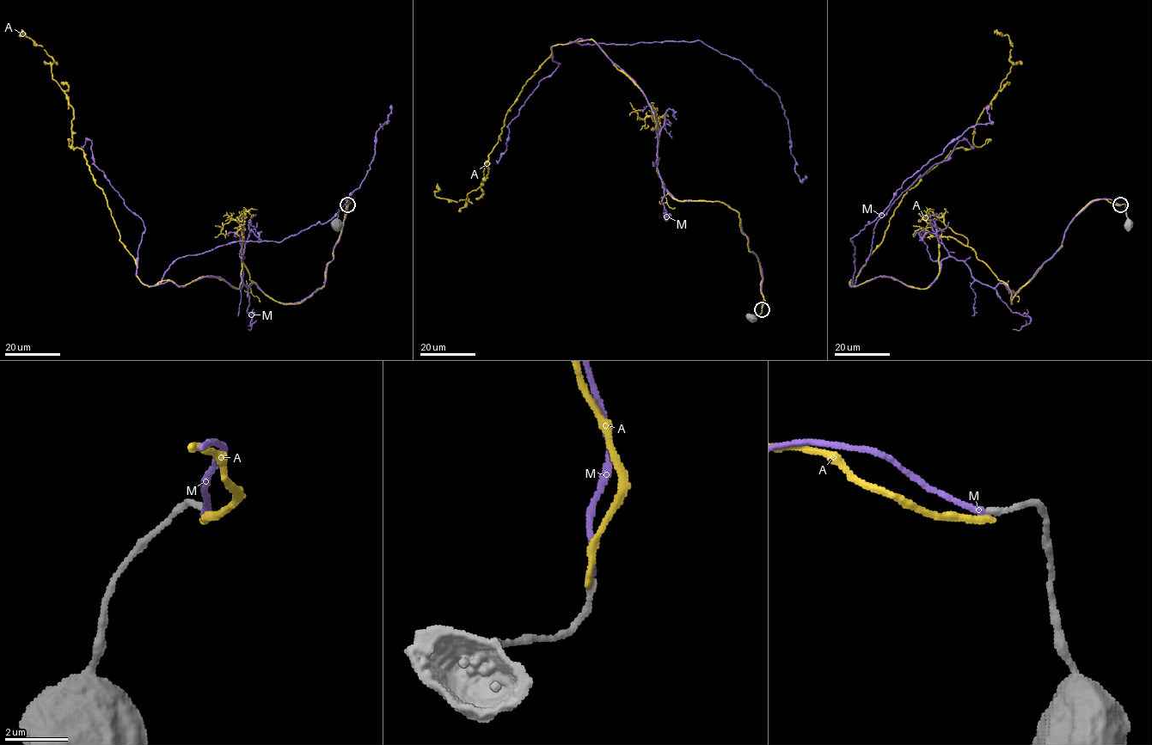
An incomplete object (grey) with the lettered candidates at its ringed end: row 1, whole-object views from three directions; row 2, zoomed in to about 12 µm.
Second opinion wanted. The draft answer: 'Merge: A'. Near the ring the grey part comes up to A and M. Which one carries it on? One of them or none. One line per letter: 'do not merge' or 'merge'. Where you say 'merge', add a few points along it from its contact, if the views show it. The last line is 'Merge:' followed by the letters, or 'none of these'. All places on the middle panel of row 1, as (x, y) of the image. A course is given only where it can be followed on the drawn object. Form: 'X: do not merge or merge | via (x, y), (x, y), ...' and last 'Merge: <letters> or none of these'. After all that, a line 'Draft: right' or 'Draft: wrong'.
A: do not merge
M: merge | via (762, 310), (738, 214), (665, 188), (644, 93), (577, 40), (697, 40), (741, 61), (779, 97), (806, 179)
Merge: M
Draft: wrong

